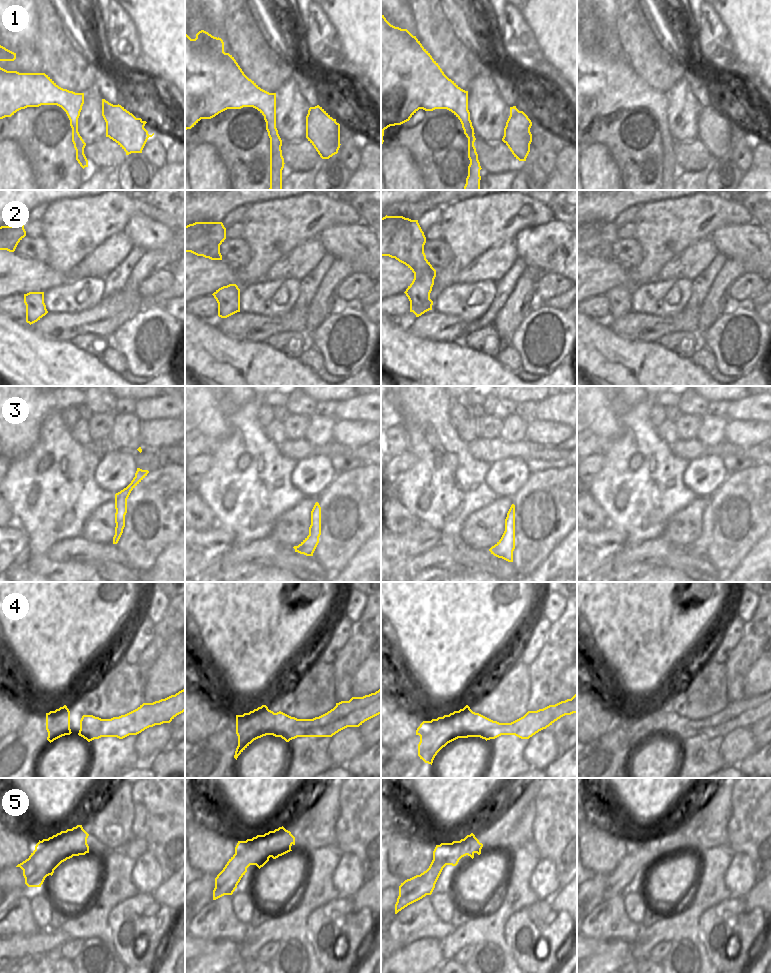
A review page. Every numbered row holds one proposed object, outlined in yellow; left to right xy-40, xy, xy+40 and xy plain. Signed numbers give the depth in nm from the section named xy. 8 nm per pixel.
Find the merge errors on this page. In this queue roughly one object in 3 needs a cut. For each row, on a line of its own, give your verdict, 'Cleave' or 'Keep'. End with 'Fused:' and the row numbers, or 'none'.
1: Keep
2: Keep
3: Keep
4: Cleave
5: Keep
Fused: 4

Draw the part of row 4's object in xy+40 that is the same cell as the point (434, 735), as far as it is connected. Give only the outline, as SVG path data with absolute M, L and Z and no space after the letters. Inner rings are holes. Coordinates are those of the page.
M454 711L431 721L423 721L417 728L416 735L420 736L418 756L432 765L435 756L443 747L458 738L472 737L472 731L462 726L459 711Z

